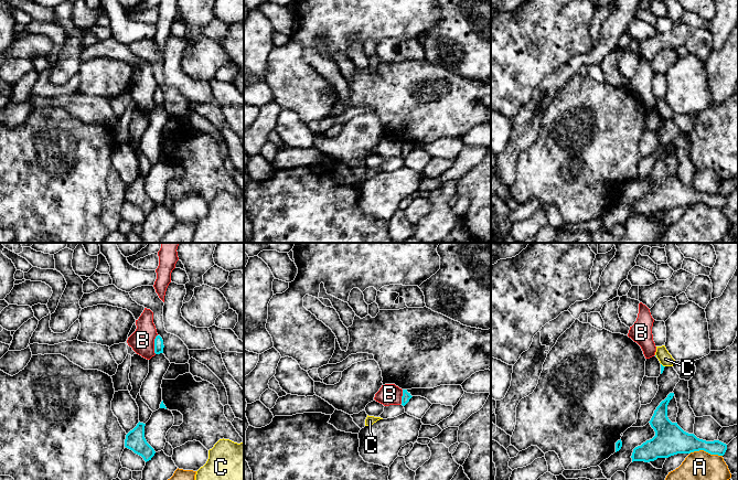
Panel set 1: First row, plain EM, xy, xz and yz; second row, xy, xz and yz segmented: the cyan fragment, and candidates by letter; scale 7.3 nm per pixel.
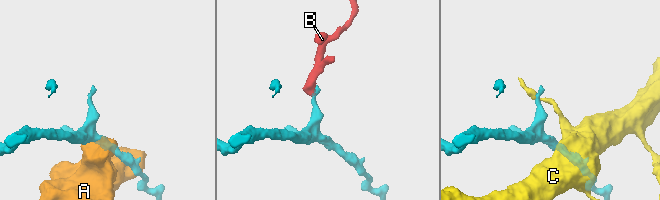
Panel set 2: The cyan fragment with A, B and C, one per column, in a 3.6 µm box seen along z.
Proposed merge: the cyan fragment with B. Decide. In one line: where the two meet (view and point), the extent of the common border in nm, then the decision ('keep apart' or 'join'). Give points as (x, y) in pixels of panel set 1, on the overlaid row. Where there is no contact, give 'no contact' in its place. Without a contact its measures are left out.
xy (154, 344) | 140 nm | keep apart

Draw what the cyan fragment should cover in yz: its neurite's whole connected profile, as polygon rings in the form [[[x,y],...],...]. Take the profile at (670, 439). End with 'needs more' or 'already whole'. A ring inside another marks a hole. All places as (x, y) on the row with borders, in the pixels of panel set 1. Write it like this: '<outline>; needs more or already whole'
[[[674,393],[660,403],[649,422],[655,431],[655,436],[638,446],[632,452],[633,461],[654,461],[657,458],[669,458],[677,454],[691,454],[704,450],[710,455],[724,456],[727,445],[719,441],[706,441],[694,434],[684,431],[677,423],[672,423],[667,417],[667,405]]]; already whole

